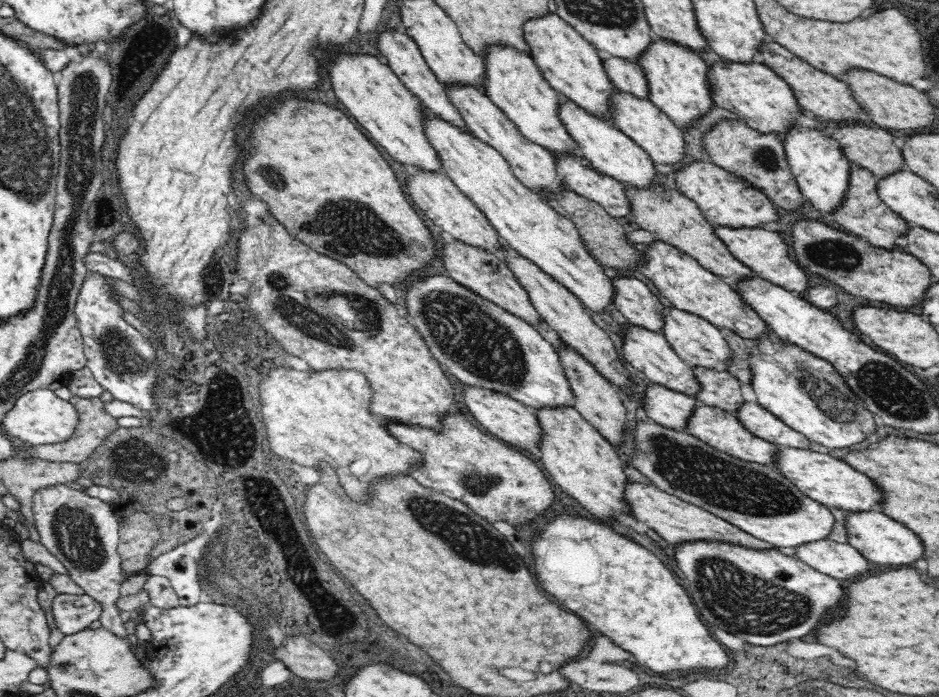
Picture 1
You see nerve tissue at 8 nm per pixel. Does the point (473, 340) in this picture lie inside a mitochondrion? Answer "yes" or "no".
yes

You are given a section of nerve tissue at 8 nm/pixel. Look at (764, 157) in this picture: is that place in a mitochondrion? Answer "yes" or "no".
yes

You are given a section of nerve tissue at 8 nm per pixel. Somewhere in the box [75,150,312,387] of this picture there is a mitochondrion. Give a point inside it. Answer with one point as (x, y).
(119, 356)

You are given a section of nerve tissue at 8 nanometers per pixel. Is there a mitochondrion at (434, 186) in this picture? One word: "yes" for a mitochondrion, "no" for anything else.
no

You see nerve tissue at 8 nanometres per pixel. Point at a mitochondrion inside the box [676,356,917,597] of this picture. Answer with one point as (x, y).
(833, 403)

